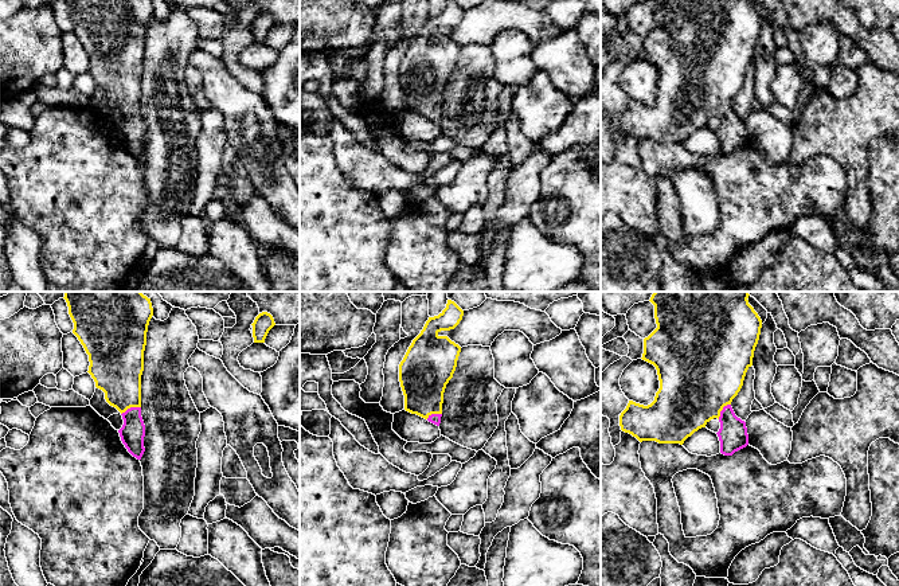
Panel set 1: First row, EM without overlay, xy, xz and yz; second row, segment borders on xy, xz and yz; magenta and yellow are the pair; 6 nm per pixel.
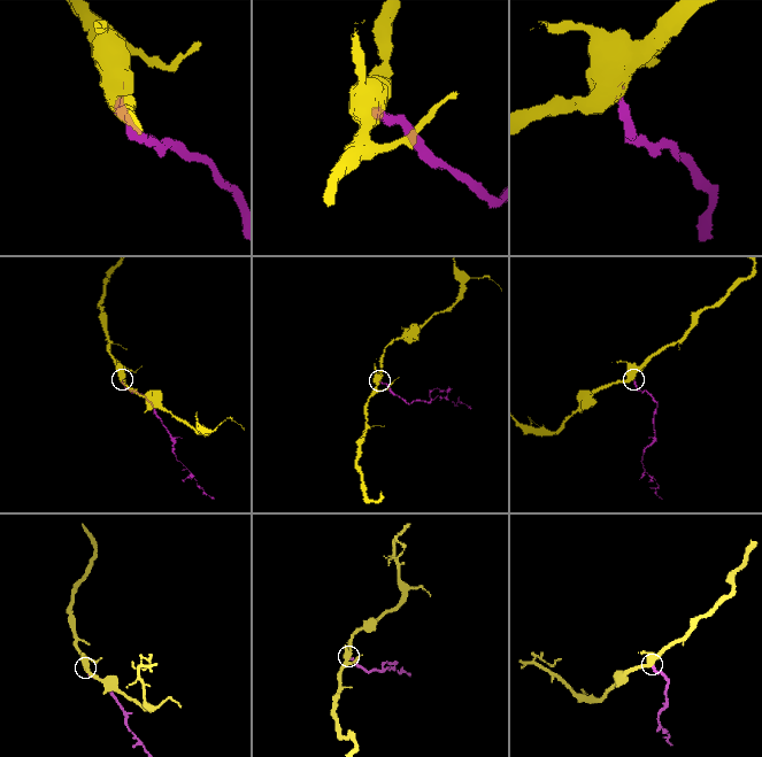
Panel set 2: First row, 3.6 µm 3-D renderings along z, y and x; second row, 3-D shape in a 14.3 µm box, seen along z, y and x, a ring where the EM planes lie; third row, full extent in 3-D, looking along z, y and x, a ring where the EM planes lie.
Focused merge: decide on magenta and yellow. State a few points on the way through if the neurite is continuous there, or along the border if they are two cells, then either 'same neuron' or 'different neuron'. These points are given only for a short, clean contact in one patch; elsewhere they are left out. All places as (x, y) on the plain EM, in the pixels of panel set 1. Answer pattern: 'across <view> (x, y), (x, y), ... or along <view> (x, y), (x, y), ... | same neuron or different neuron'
across xy (132, 132), (131, 106), (116, 67) | same neuron

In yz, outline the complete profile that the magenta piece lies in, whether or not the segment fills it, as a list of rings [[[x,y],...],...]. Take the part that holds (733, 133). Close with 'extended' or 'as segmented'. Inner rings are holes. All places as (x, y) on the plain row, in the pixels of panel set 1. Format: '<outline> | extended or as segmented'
[[[650,0],[650,1],[654,4],[654,17],[656,17],[657,27],[648,36],[644,38],[644,52],[641,58],[656,66],[660,79],[660,87],[656,91],[654,99],[648,105],[629,99],[626,108],[619,114],[621,129],[632,133],[640,141],[656,140],[658,142],[683,144],[684,140],[688,136],[691,136],[695,130],[697,130],[701,126],[705,126],[705,124],[711,118],[718,117],[720,121],[720,128],[716,133],[720,140],[720,152],[724,155],[732,155],[735,151],[748,144],[746,121],[735,114],[731,106],[731,101],[740,90],[746,71],[753,65],[754,50],[758,43],[761,27],[762,27],[761,16],[754,9],[754,7],[748,3],[748,0]]] | extended

